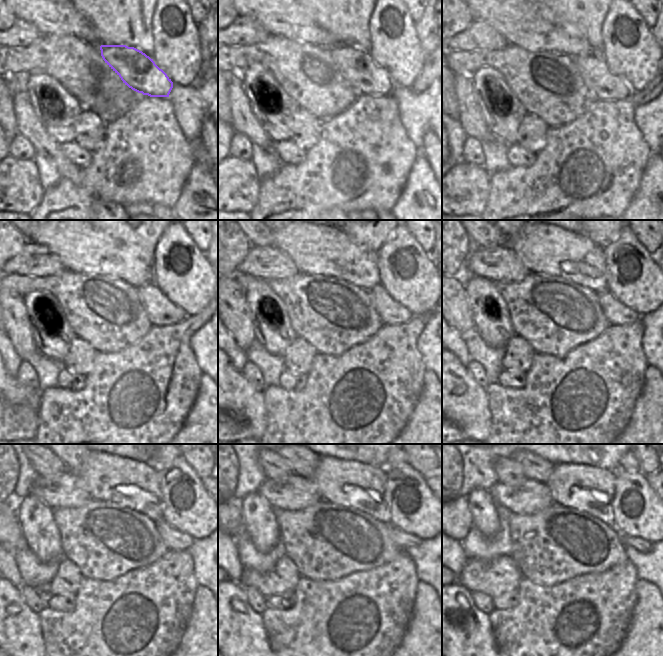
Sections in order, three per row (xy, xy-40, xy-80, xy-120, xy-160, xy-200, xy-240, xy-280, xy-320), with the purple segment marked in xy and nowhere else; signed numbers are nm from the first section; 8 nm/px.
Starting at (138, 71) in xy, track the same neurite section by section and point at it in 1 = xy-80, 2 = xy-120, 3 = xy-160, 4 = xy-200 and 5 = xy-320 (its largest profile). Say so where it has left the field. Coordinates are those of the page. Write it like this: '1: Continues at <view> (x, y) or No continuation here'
1: Continues at xy-80 (603, 85)
2: Continues at xy-120 (160, 311)
3: Continues at xy-160 (391, 312)
4: Continues at xy-200 (616, 313)
5: Continues at xy-320 (641, 545)

